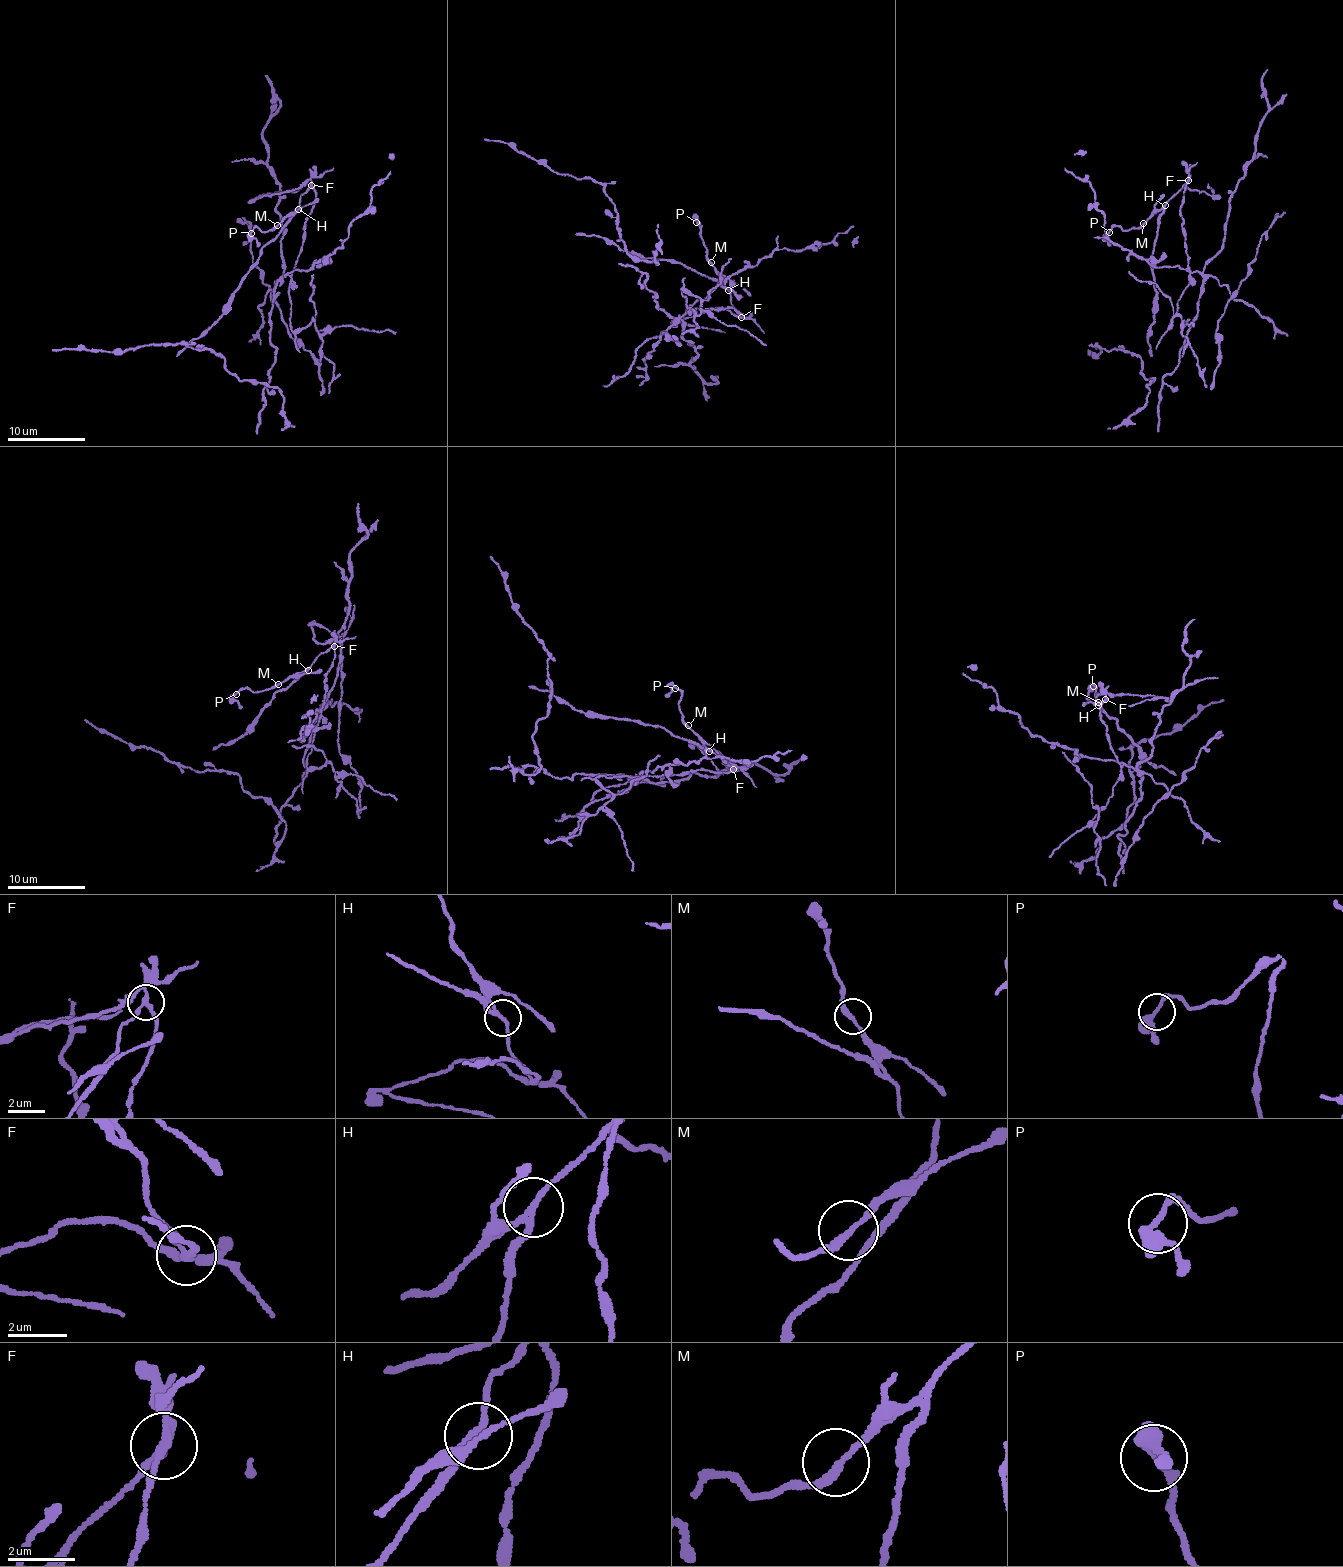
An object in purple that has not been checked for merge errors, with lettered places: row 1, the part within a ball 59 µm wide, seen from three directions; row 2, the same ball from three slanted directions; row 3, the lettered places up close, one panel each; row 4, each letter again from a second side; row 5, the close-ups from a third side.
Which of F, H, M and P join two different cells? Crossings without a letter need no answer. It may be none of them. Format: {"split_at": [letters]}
{"split_at": ["F", "H"]}

